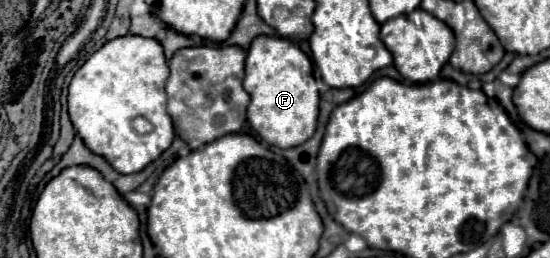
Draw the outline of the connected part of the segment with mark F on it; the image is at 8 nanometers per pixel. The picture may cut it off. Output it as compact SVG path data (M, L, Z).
M258 36L252 40L246 56L244 90L252 98L248 106L248 124L266 144L294 148L314 134L318 88L312 76L312 62L292 40L280 36Z

